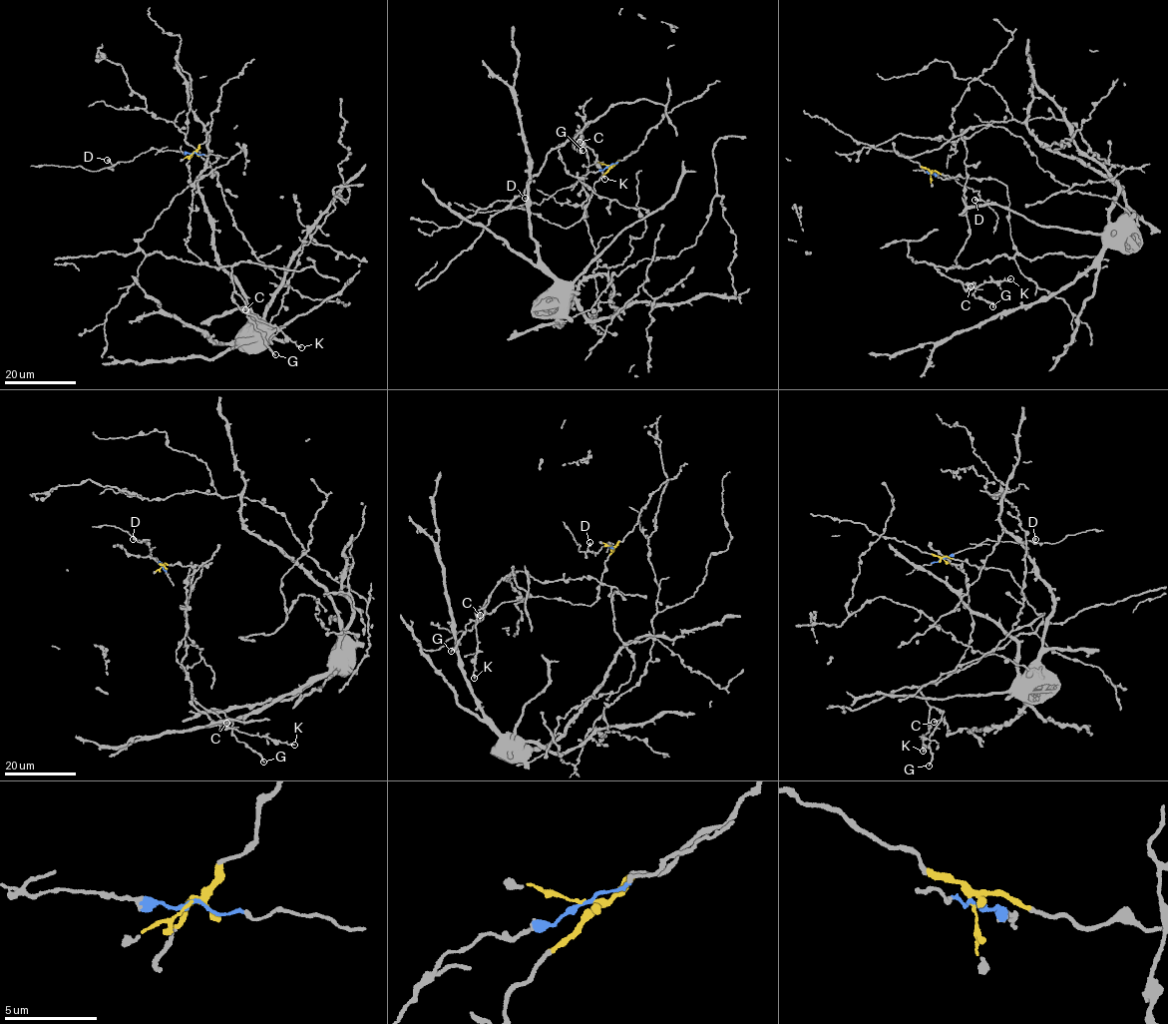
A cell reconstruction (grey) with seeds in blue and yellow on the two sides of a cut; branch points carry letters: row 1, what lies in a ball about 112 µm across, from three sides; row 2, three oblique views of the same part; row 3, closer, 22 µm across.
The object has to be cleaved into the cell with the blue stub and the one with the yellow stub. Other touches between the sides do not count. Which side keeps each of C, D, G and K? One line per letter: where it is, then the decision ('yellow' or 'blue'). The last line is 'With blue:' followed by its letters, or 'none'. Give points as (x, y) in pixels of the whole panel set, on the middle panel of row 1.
C: at (580, 142); yellow
D: at (525, 198); blue
G: at (583, 150); yellow
K: at (604, 179); yellow
With blue: D

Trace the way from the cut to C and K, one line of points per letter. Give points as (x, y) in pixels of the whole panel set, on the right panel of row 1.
C: (931, 173), (987, 178), (1006, 186), (1013, 256), (968, 267), (936, 265), (950, 277), (974, 284), (970, 286)
K: (931, 173), (1006, 186), (1016, 250), (1011, 257), (968, 267), (935, 266), (966, 289), (1010, 278)

